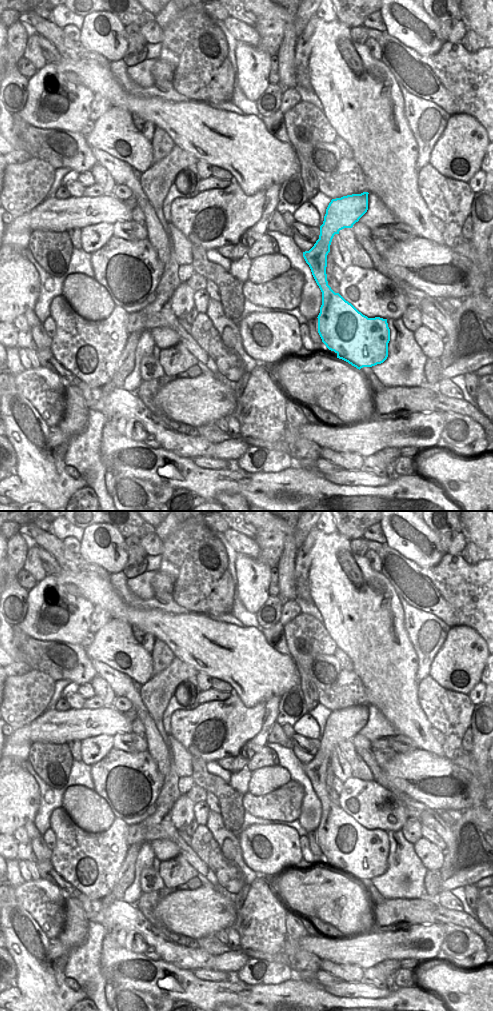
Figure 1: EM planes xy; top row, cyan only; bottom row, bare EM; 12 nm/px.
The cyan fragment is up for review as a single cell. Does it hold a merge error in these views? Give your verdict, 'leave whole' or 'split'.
leave whole

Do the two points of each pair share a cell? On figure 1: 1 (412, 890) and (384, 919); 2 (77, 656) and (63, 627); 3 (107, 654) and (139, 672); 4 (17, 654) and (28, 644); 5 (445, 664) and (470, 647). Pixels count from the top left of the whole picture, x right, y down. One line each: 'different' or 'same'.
1: different
2: different
3: same
4: different
5: same

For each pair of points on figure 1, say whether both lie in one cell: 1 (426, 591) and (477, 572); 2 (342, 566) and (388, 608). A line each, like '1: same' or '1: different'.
1: same
2: same

